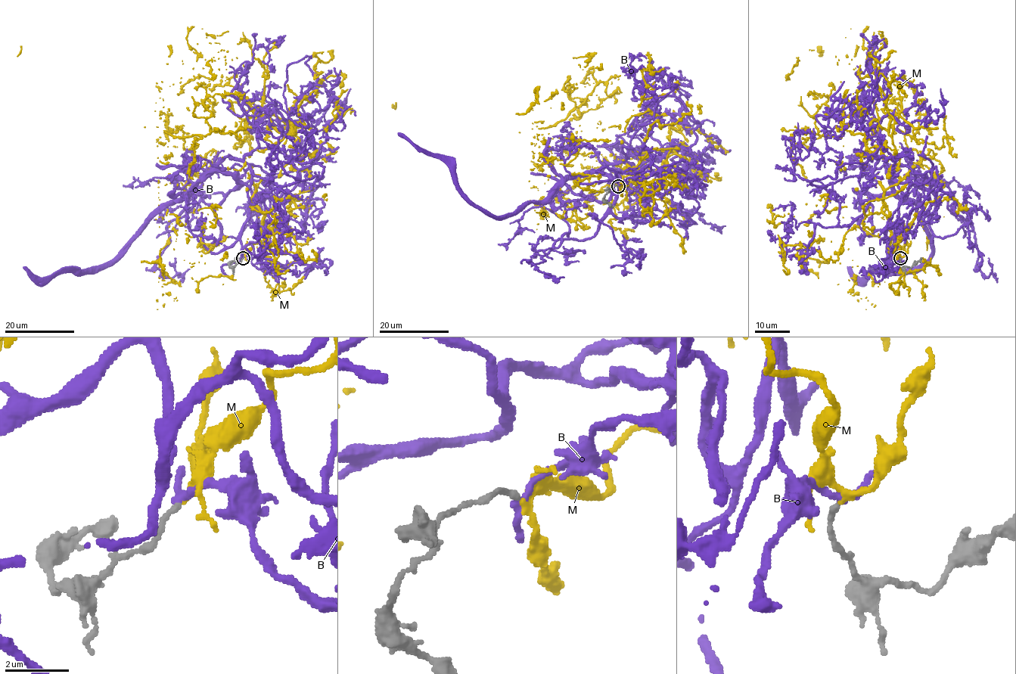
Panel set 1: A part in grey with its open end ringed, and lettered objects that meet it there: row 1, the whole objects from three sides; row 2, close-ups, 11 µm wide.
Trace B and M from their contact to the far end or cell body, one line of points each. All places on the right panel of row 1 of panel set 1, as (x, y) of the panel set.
B: (901, 258), (887, 268), (901, 191), (883, 157), (810, 182), (880, 145), (864, 116)
M: (901, 258), (863, 212), (901, 187), (890, 117), (933, 154), (861, 120), (796, 143), (809, 222), (793, 216)

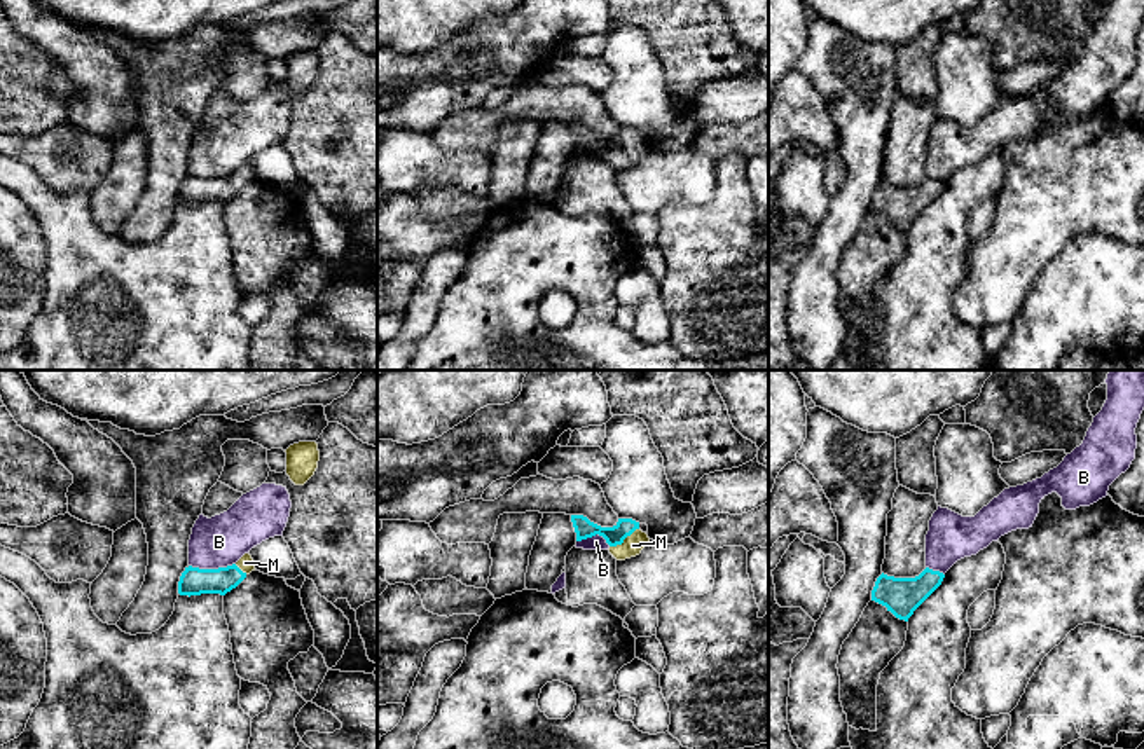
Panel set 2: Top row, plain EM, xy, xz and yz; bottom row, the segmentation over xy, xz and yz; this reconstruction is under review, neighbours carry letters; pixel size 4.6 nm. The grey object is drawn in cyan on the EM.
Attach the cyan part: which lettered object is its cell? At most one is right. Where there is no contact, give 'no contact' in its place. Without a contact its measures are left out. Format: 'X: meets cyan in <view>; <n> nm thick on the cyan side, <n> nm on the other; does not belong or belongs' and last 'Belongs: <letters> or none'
B: meets cyan in xy; 130 nm thick on the cyan side, 240 nm on the other; does not belong
M: meets cyan in xz; 90 nm thick on the cyan side, 90 nm on the other; belongs
Belongs: M

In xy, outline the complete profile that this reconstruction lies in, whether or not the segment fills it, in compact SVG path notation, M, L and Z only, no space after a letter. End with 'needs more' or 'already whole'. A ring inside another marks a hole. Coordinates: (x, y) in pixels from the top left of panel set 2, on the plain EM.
M245 162L236 173L218 178L185 176L178 190L180 204L220 203L225 204L236 197L255 173L250 162Z; needs more

